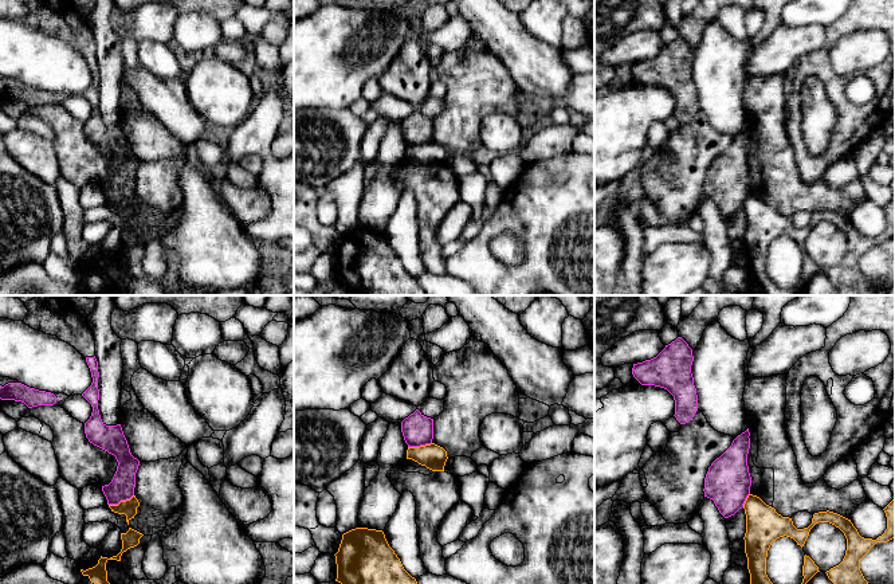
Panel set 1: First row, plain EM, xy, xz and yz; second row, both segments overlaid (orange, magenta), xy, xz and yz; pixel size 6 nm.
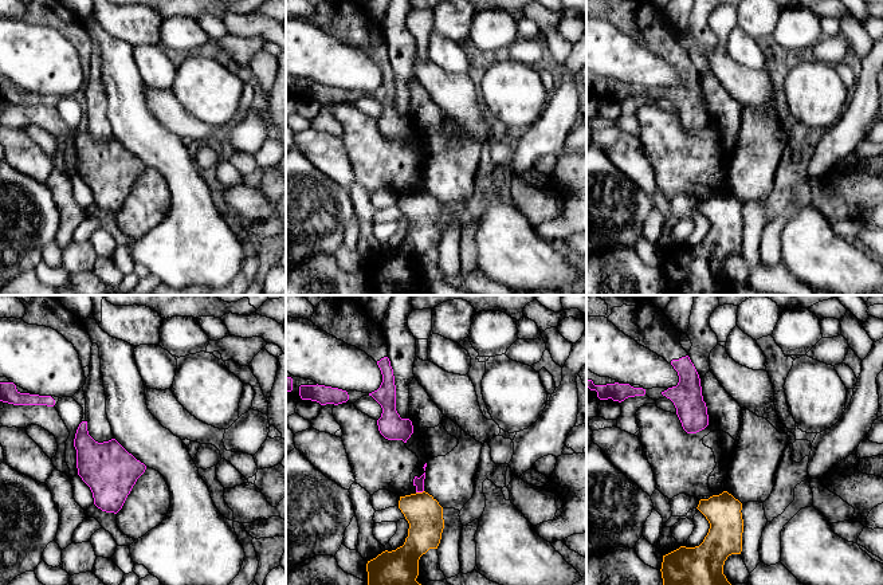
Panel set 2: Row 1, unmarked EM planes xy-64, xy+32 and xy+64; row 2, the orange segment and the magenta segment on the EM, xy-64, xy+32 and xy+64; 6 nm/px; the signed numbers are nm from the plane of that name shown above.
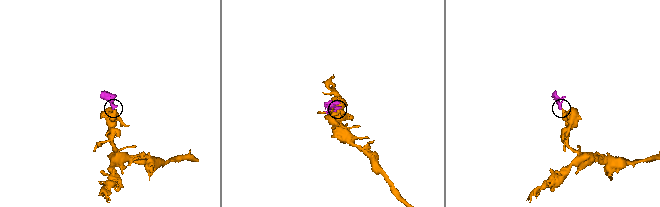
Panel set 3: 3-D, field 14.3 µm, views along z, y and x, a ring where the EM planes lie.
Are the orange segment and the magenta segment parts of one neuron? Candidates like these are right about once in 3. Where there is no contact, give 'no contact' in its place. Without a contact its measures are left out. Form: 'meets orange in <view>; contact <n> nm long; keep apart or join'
meets orange in xy; contact 170 nm long; keep apart

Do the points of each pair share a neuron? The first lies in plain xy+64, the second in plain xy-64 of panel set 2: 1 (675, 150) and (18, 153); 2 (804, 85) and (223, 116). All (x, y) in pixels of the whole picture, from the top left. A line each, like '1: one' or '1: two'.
1: two
2: one

